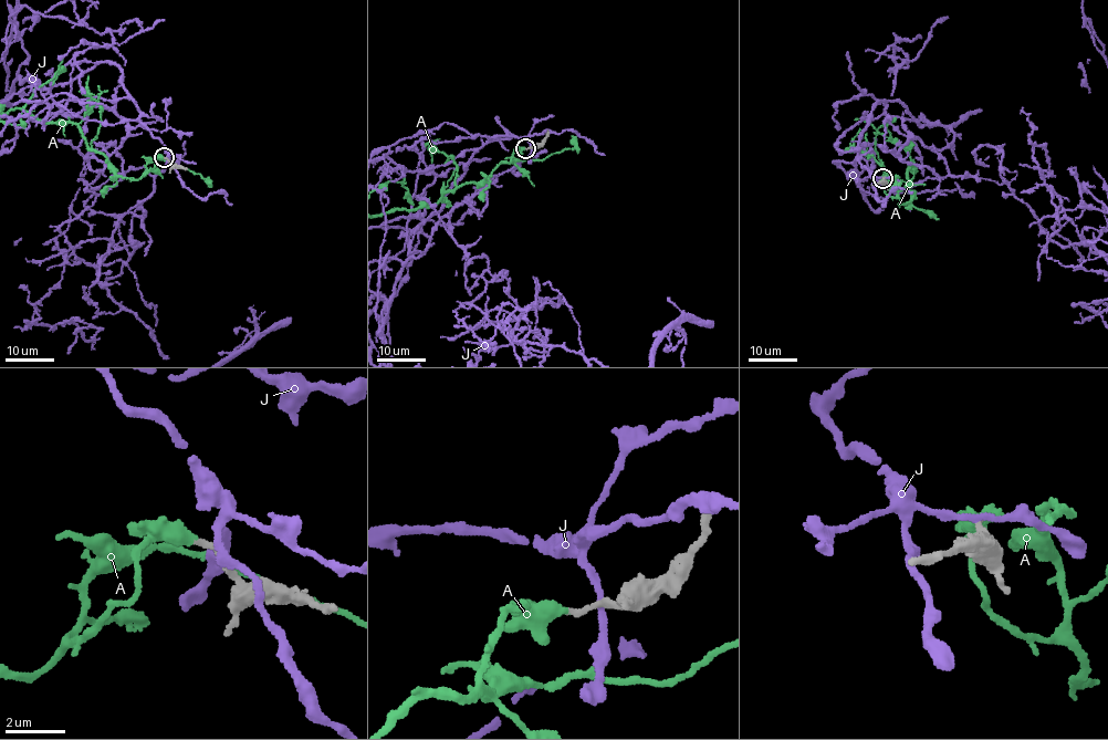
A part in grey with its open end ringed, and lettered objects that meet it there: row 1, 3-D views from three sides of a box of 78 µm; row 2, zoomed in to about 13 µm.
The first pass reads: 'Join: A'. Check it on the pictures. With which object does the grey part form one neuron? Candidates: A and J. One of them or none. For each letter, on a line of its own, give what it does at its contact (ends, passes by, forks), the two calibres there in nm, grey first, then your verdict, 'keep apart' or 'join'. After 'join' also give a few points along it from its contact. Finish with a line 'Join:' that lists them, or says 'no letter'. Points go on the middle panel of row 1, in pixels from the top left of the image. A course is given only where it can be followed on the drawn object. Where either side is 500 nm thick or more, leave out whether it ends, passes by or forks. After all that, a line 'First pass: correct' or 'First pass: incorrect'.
A: it ends; calibres 190 and 440 nm; join
J: it passes by; calibres 280 and 190 nm; keep apart
Join: A
First pass: correct

